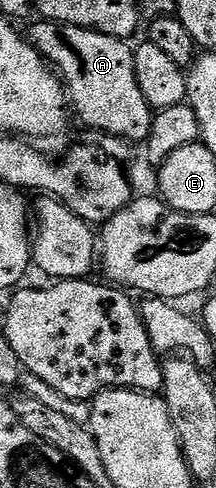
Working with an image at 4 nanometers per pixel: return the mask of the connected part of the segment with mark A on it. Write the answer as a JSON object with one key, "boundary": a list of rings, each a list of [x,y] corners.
{"boundary":[[[37,20],[27,37],[59,75],[76,117],[78,114],[90,131],[123,138],[129,144],[144,143],[151,132],[154,111],[139,92],[134,47],[128,41],[48,20]]]}

